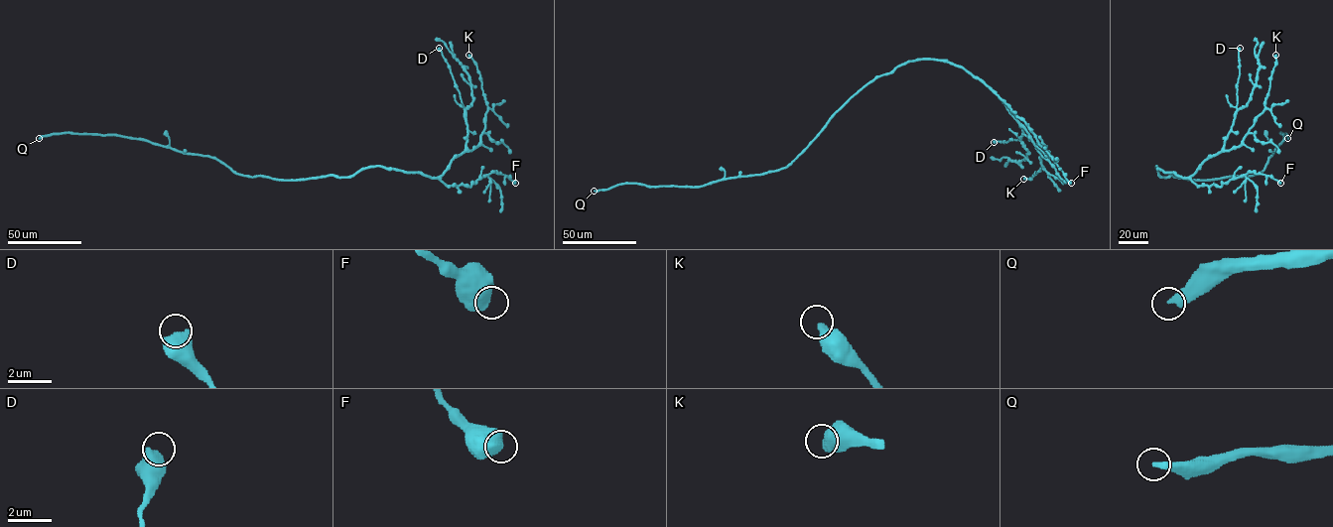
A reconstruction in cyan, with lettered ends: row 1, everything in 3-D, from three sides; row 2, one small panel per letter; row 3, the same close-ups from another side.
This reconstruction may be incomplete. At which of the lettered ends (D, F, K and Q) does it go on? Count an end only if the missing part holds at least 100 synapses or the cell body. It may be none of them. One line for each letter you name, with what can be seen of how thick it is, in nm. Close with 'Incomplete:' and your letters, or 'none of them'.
Q: Thickness 360 nm
Incomplete: Q

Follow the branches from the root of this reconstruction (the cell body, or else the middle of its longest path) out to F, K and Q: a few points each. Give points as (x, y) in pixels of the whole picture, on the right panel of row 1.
F: (1175, 177), (1161, 177), (1156, 166), (1197, 186), (1221, 187), (1253, 172), (1280, 183)
K: (1175, 177), (1161, 177), (1156, 166), (1163, 172), (1189, 177), (1205, 160), (1241, 144), (1265, 109), (1275, 55)
Q: (1175, 177), (1214, 180), (1259, 174), (1283, 140), (1280, 133), (1284, 133), (1287, 138)

